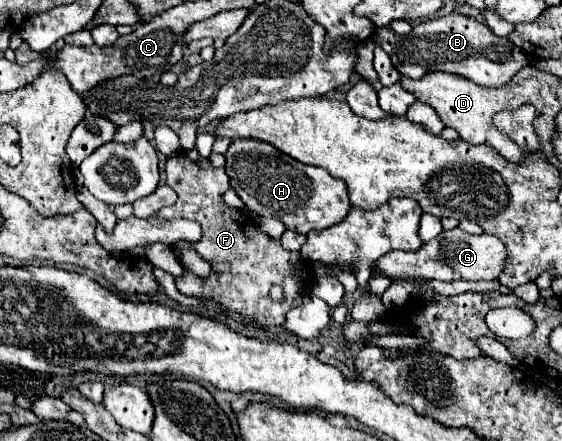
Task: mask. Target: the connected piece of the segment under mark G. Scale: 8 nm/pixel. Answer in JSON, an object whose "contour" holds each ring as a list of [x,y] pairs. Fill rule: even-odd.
{"contour":[[[461,229],[439,233],[435,239],[425,243],[419,251],[391,251],[383,255],[375,271],[385,273],[391,279],[437,279],[437,281],[493,281],[499,277],[505,265],[505,249],[497,237],[491,235],[469,235]]]}

